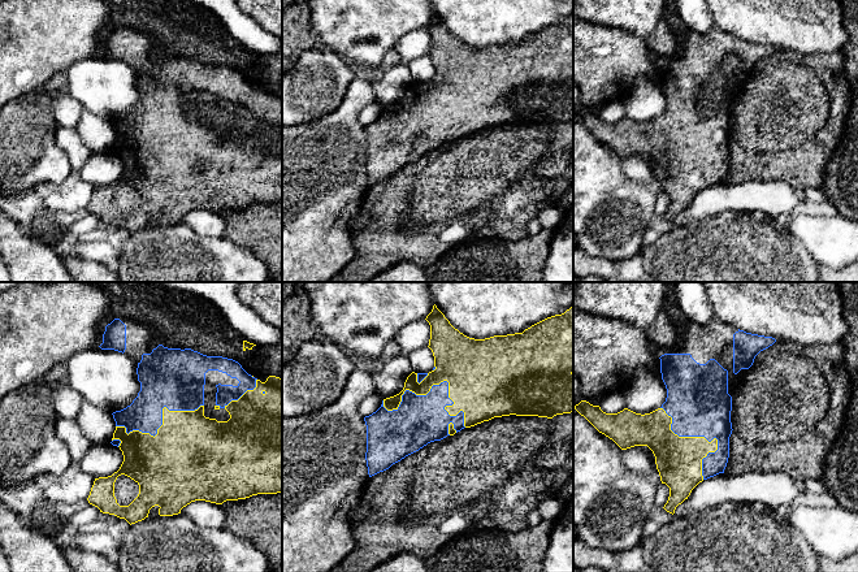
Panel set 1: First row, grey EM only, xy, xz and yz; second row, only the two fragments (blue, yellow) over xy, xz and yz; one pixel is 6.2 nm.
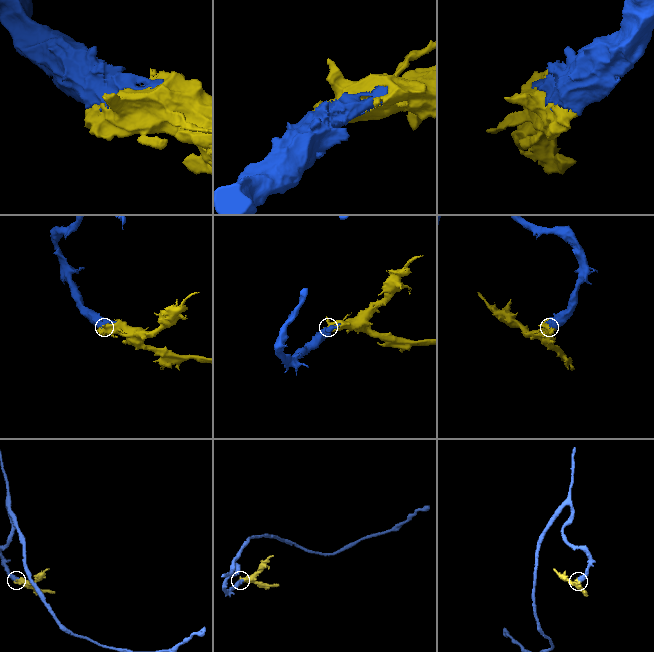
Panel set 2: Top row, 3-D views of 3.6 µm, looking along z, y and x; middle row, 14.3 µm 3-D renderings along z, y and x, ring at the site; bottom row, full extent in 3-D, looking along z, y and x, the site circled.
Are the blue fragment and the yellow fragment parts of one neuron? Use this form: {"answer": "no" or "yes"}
{"answer": "yes"}

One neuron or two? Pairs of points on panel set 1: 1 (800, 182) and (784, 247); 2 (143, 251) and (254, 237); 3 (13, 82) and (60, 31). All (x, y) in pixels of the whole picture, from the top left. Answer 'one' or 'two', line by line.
1: two
2: two
3: one

